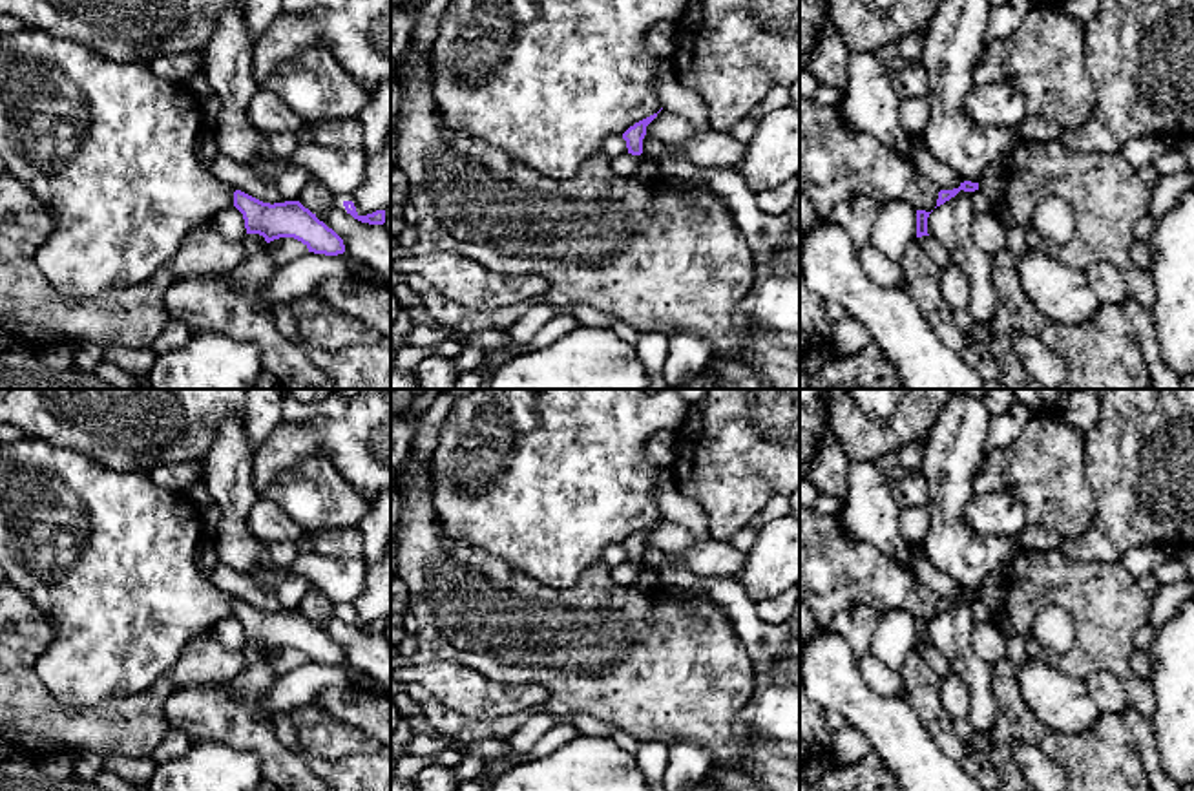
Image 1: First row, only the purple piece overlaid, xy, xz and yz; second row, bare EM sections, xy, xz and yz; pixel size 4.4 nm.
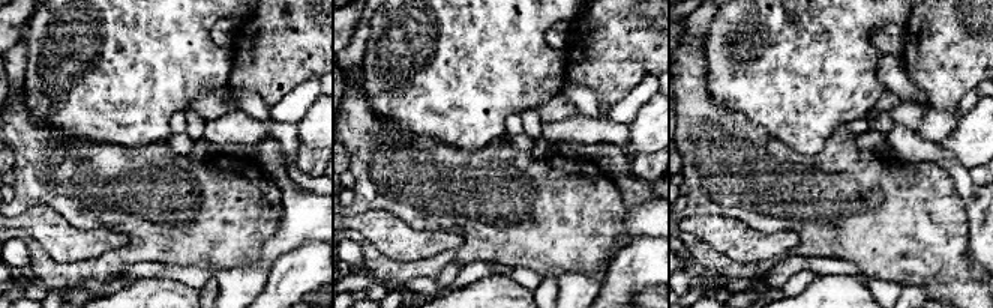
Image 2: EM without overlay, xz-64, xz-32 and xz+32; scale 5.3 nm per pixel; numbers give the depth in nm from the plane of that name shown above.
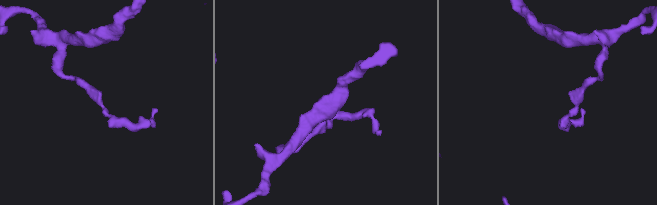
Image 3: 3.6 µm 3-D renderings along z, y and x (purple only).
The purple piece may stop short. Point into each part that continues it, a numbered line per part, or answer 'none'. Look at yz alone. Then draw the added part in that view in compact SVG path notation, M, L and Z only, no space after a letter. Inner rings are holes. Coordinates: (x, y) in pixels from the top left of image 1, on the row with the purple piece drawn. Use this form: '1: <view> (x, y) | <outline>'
none

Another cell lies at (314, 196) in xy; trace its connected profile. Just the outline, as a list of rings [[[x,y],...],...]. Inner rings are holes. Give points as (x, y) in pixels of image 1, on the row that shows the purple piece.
[[[314,175],[309,177],[307,185],[303,186],[299,199],[305,208],[312,214],[319,214],[330,210],[340,201],[330,194],[330,190]]]

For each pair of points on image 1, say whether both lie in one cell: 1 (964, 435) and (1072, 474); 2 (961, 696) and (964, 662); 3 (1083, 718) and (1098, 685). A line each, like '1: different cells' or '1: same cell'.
1: different cells
2: different cells
3: different cells

